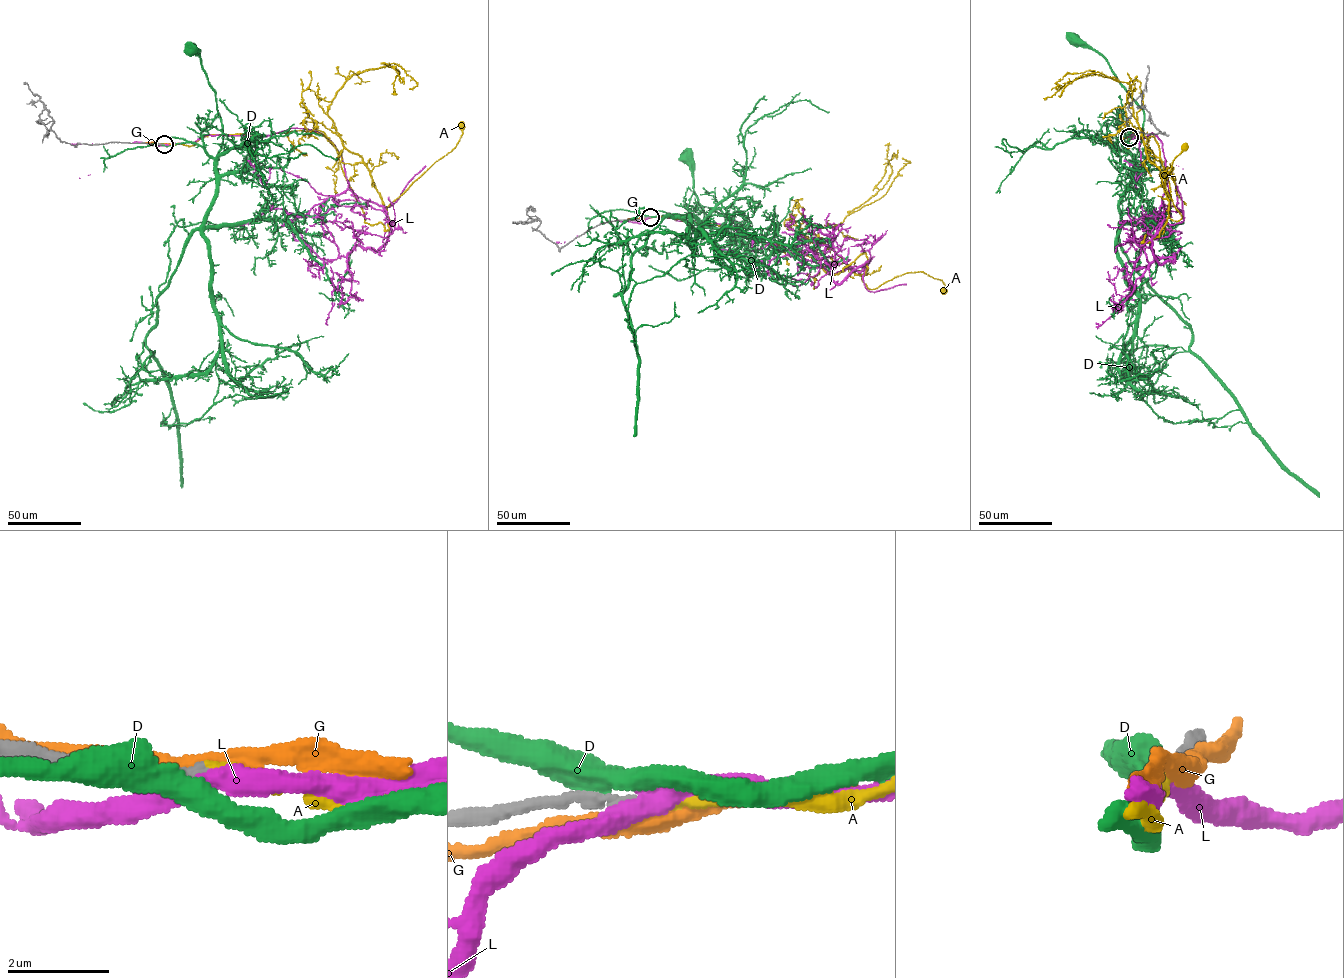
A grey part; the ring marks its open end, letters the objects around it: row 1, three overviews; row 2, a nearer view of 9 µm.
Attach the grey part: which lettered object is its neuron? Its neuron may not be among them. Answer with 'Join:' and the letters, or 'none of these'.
Join: A

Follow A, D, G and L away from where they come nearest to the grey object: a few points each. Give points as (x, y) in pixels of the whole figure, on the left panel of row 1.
A: (164, 144), (193, 145), (208, 135), (321, 133), (339, 160), (365, 165), (388, 206), (455, 147), (461, 125)
D: (162, 144), (194, 142), (214, 157), (221, 147), (222, 124), (215, 91), (201, 65), (199, 51), (193, 48)
G: (163, 144), (141, 143)
L: (163, 144), (328, 139), (390, 226), (375, 251), (347, 255), (326, 319)

